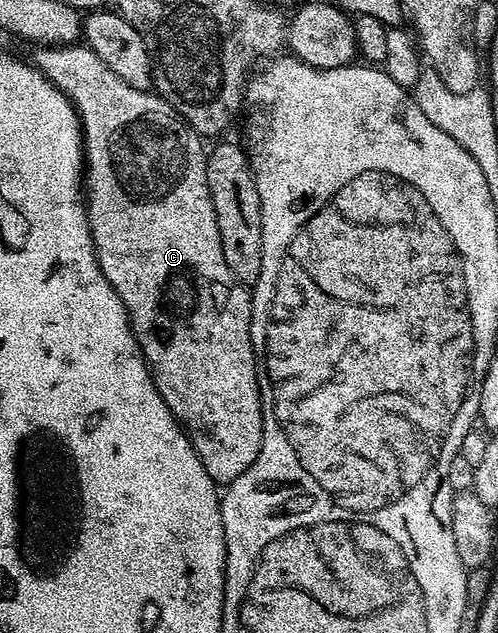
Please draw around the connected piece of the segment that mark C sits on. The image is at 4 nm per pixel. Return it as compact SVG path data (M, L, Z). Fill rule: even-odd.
M86 44L73 46L44 46L34 51L33 65L42 72L54 86L67 97L79 114L79 123L83 125L83 149L85 151L85 201L87 219L91 222L91 235L95 245L95 255L99 261L101 272L105 276L125 304L127 315L131 321L131 331L135 334L137 344L141 348L147 367L151 370L151 379L155 382L157 392L161 392L161 400L173 412L179 425L193 444L201 464L205 464L205 472L216 484L229 484L257 460L257 452L261 452L263 443L263 411L265 399L259 390L259 372L255 365L255 350L251 347L251 295L252 291L244 283L237 281L233 272L229 272L229 264L225 264L225 252L221 248L221 232L217 228L217 212L213 208L213 200L209 192L207 179L208 151L203 150L204 139L192 126L180 116L168 102L151 90L129 88L121 76L113 76L113 72Z

